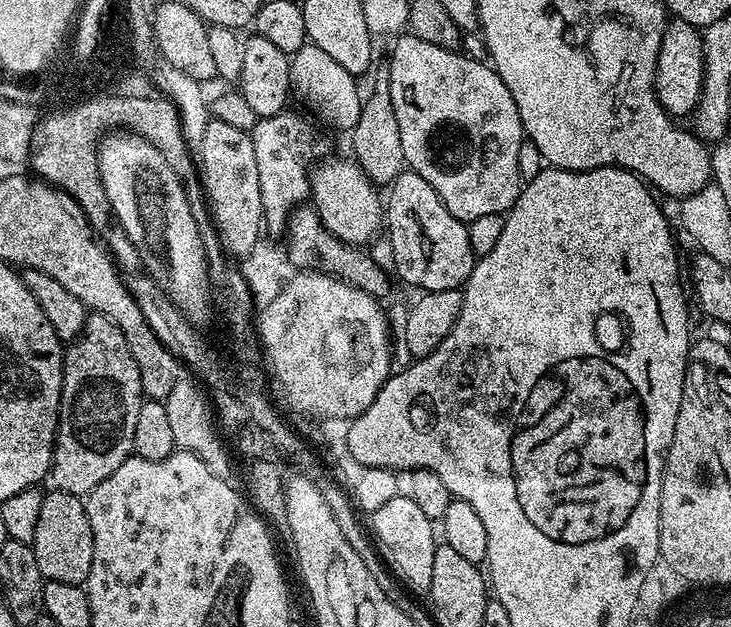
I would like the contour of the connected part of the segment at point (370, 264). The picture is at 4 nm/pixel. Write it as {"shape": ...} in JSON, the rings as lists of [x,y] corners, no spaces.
{"shape":[[[301,206],[293,210],[291,216],[288,217],[287,240],[286,255],[293,269],[324,272],[326,275],[336,276],[342,282],[375,296],[380,302],[386,301],[387,296],[391,294],[393,277],[389,269],[378,266],[378,262],[374,262],[371,251],[348,244],[331,233],[320,220],[314,207]]]}

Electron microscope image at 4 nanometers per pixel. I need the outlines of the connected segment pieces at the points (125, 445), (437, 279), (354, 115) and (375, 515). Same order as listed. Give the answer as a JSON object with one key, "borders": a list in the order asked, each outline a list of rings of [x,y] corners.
{"borders":[[[[92,314],[84,321],[79,336],[67,345],[64,353],[62,394],[60,395],[60,421],[56,427],[56,441],[52,444],[51,487],[58,492],[74,494],[81,498],[88,495],[98,482],[110,478],[122,462],[134,452],[134,425],[138,423],[138,410],[144,391],[140,385],[138,366],[130,346],[114,322],[105,316]]],[[[414,171],[398,173],[387,192],[386,235],[390,246],[394,246],[395,275],[420,288],[416,290],[421,293],[463,289],[478,259],[470,246],[468,224],[454,218],[434,186]]],[[[311,42],[304,44],[289,59],[289,72],[291,93],[298,94],[311,115],[316,114],[324,123],[338,130],[348,132],[354,128],[360,118],[363,103],[362,93],[360,94],[357,86],[359,83],[326,50]]],[[[395,496],[382,506],[382,510],[371,513],[371,535],[378,549],[380,559],[388,571],[403,585],[409,593],[427,594],[430,582],[434,582],[434,550],[438,543],[438,532],[434,529],[434,522],[422,514],[422,509],[410,498]]]]}

